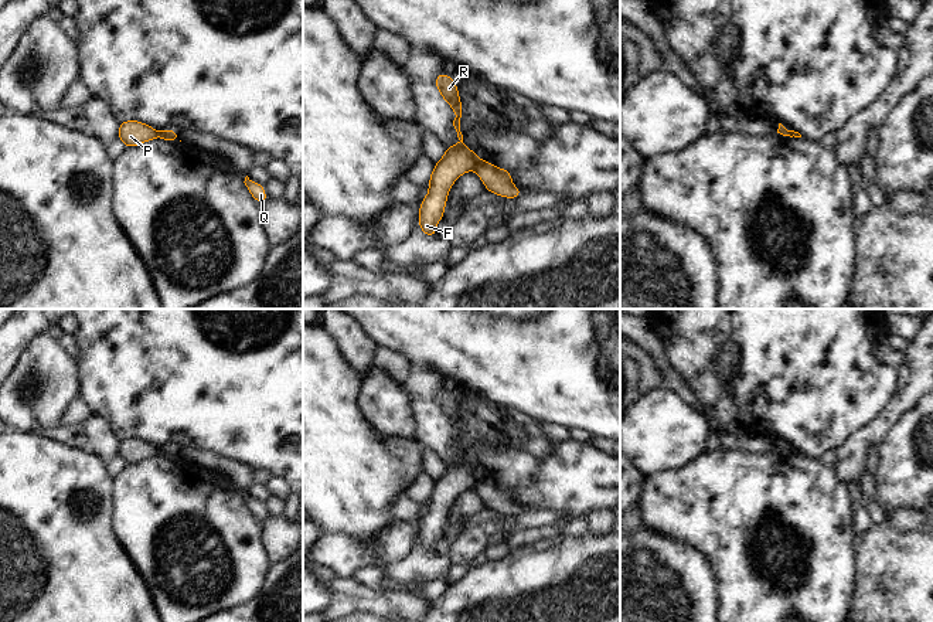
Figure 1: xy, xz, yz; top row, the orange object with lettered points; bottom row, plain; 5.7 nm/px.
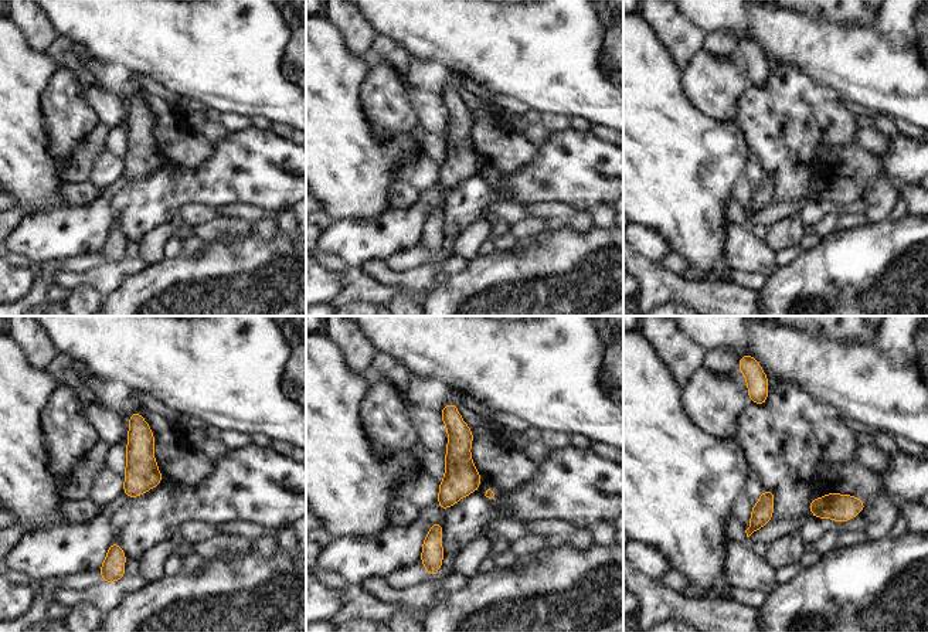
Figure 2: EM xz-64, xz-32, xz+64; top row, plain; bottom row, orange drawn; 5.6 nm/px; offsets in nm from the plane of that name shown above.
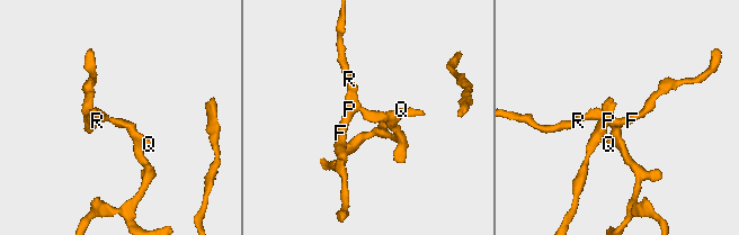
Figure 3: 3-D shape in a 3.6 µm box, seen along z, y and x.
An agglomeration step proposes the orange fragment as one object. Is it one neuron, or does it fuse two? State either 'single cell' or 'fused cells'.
fused cells

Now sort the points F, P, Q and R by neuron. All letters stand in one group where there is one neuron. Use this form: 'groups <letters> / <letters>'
groups F P R / Q

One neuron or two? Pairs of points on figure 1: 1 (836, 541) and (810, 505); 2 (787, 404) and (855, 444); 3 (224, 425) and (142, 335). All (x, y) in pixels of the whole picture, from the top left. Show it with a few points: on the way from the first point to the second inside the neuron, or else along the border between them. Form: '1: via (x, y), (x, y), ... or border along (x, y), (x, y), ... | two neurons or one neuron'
1: via (827, 533), (810, 513) | one neuron
2: border along (875, 418), (857, 430), (837, 448) | two neurons
3: via (204, 403), (197, 396), (197, 390), (164, 357) | one neuron

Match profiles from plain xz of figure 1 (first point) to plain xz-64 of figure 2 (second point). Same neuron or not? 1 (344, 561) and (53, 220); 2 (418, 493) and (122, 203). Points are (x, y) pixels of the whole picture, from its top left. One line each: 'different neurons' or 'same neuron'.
1: same neuron
2: different neurons

